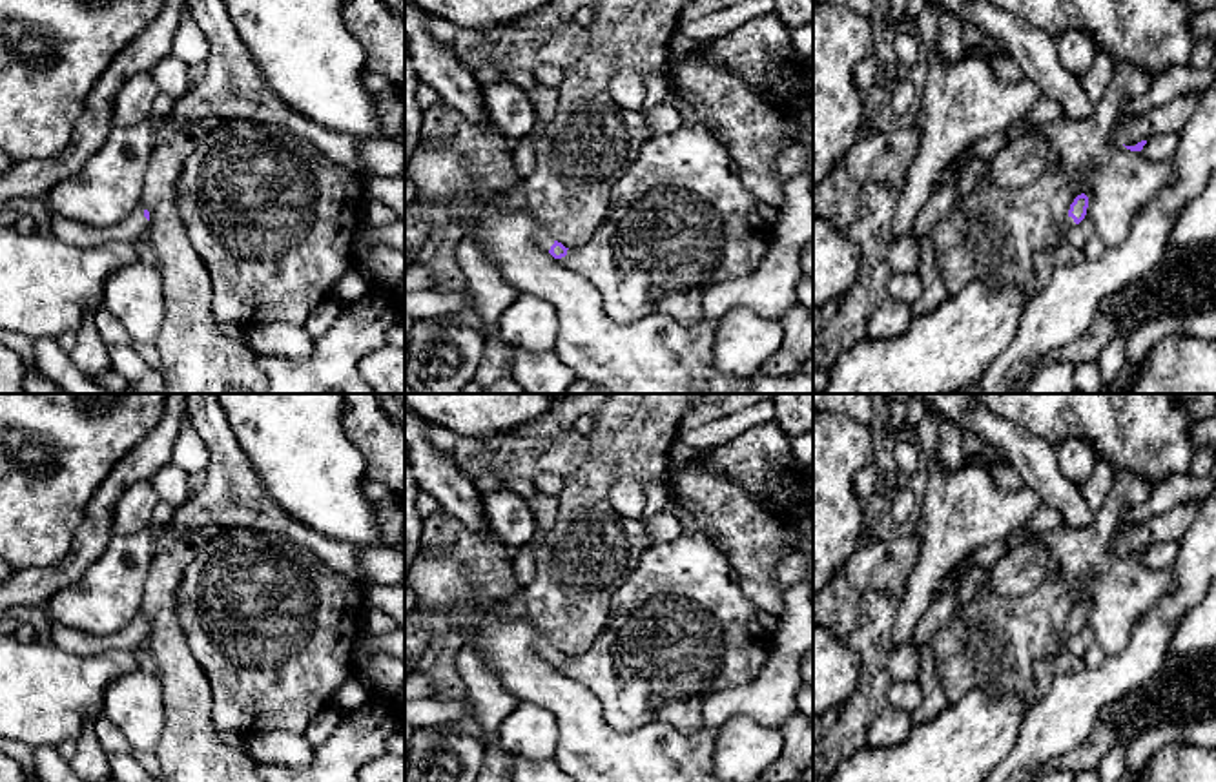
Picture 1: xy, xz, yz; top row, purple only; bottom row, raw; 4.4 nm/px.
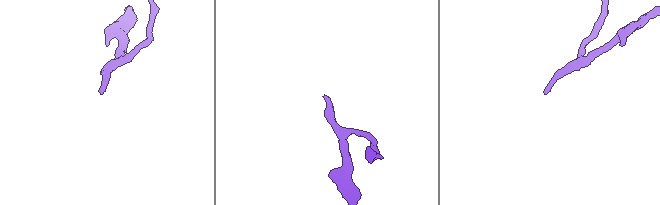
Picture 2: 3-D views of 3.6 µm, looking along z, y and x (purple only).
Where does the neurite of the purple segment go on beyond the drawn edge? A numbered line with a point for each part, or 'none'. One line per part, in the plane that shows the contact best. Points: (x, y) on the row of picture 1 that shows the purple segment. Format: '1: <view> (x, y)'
1: xy (130, 230)

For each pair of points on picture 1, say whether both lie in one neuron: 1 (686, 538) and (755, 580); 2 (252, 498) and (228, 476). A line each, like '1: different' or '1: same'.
1: different
2: same

